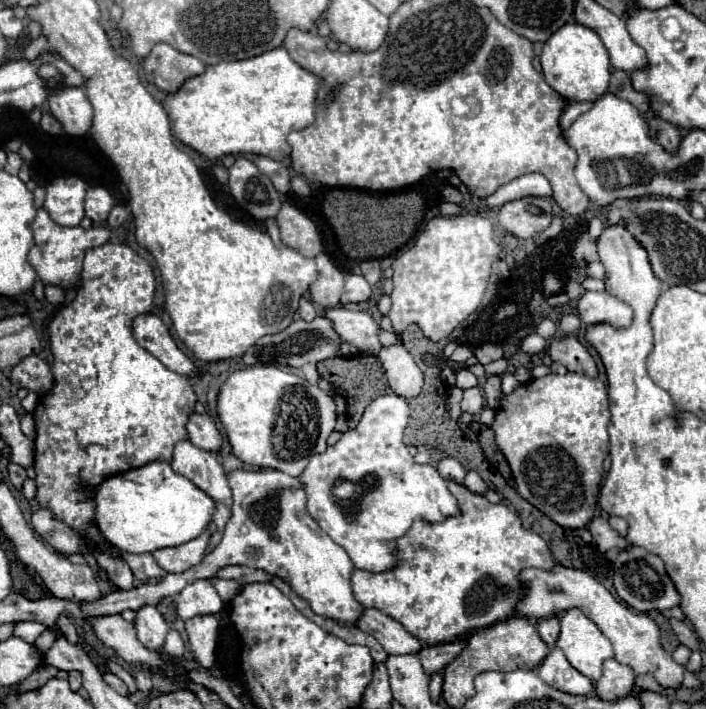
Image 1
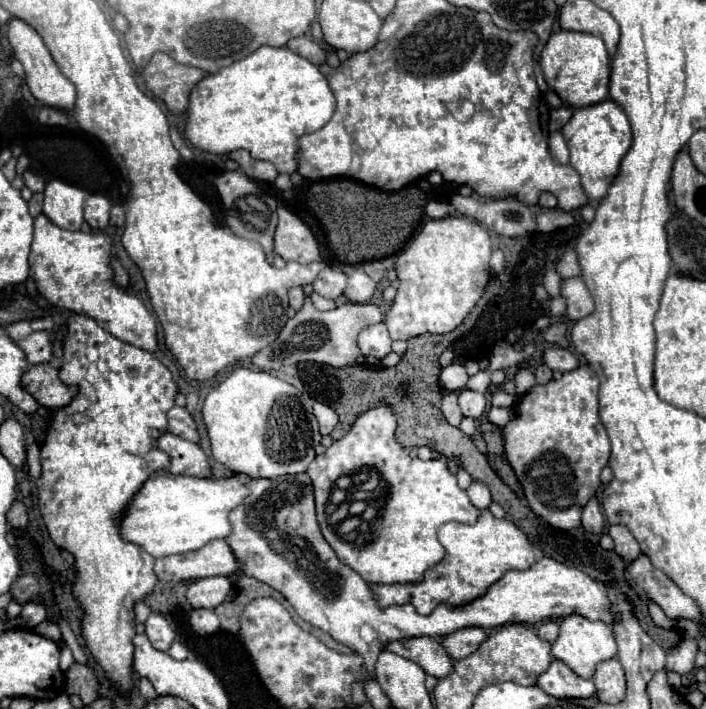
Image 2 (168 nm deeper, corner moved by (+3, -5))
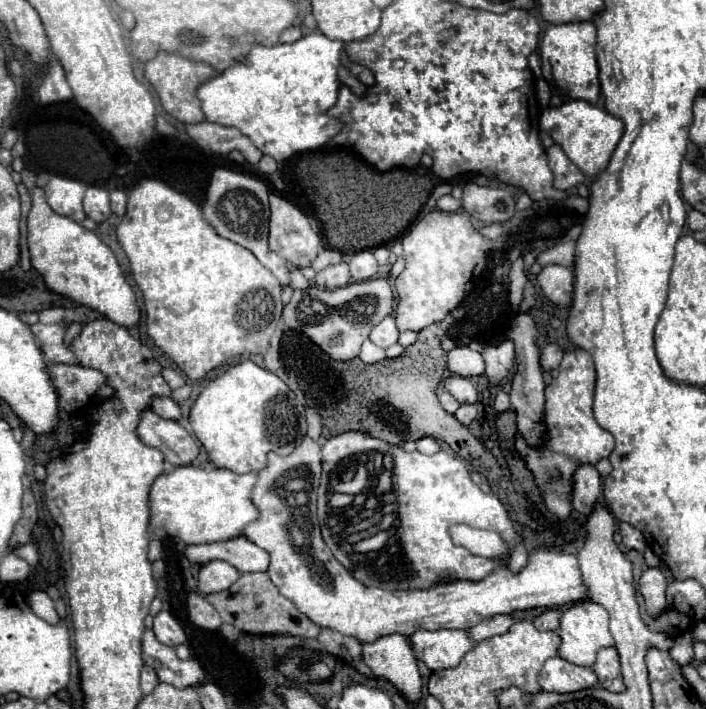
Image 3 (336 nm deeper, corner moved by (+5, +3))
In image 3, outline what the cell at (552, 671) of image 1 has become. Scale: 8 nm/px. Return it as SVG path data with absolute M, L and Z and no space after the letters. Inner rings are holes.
M561 656L549 658L539 672L539 684L545 692L577 692L595 686L597 676L591 668L575 666Z

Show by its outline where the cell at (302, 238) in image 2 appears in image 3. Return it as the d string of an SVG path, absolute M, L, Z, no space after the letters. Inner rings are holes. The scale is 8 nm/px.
M271 194L269 202L269 248L295 268L309 266L321 250L321 236L313 230L309 218L285 198Z

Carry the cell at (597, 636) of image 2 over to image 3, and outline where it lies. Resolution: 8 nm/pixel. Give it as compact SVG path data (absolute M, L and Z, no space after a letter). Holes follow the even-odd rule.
M591 600L569 606L561 616L561 626L557 634L561 638L559 656L577 666L587 666L587 668L593 666L597 650L605 646L613 646L613 636L609 632L609 612L601 604L595 604Z

